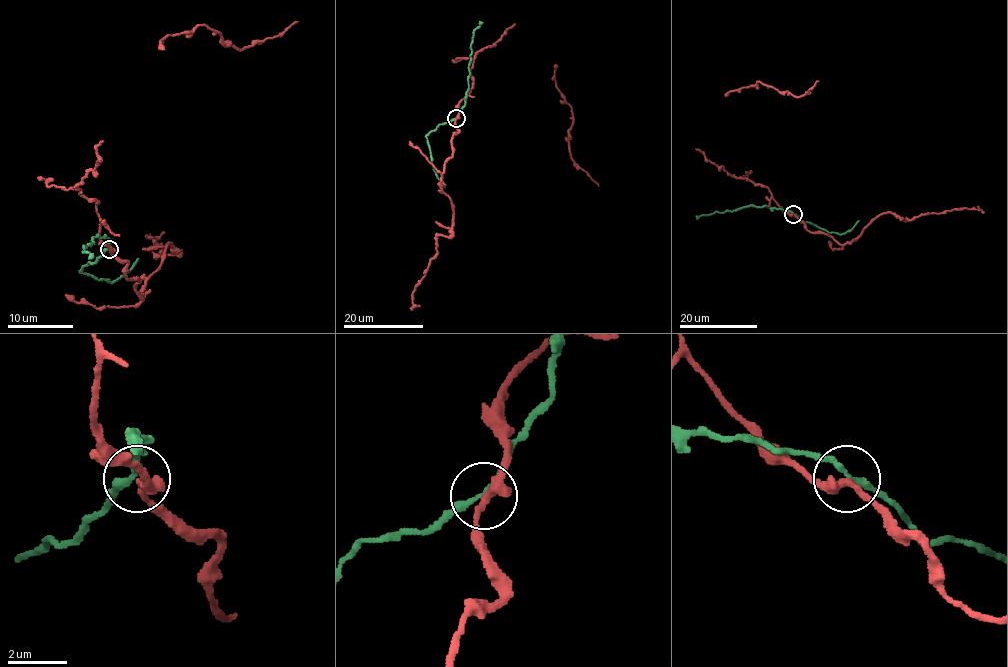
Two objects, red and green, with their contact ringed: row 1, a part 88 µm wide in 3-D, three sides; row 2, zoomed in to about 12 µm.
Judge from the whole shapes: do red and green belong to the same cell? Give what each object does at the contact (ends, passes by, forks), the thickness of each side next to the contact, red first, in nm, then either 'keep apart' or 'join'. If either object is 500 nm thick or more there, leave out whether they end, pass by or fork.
red passes by; green passes by; calibres 280 and 190 nm; keep apart

